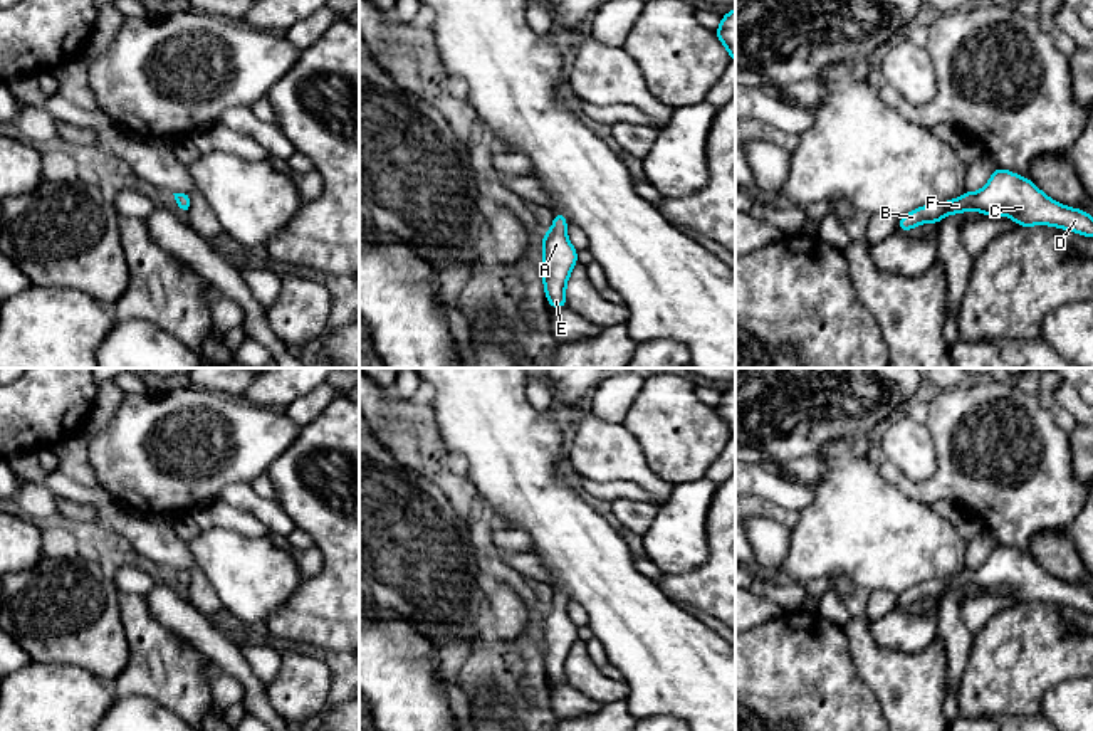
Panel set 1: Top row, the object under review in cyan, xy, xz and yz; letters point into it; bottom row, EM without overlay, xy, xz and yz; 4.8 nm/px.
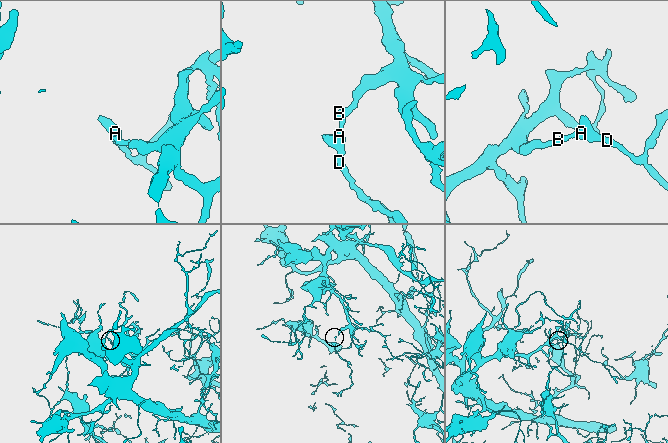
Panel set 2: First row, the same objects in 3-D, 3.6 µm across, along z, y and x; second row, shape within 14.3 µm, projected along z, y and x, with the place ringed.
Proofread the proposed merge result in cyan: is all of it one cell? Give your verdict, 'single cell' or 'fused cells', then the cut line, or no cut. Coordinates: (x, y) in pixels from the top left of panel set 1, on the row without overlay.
single cell; cut none

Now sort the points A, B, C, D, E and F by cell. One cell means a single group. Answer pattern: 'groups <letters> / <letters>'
groups A B C D E F

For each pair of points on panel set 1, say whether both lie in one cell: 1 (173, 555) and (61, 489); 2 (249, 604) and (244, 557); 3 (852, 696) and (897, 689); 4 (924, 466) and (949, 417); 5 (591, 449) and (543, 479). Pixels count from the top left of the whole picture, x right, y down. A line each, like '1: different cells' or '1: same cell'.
1: same cell
2: same cell
3: different cells
4: different cells
5: different cells

